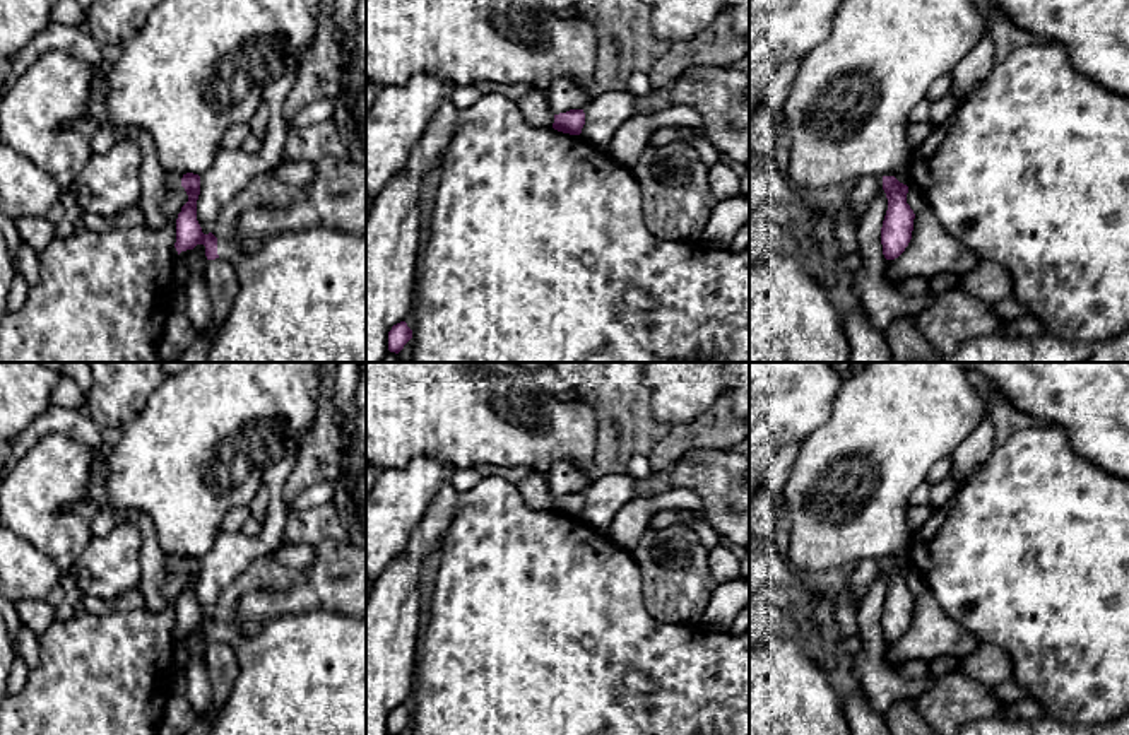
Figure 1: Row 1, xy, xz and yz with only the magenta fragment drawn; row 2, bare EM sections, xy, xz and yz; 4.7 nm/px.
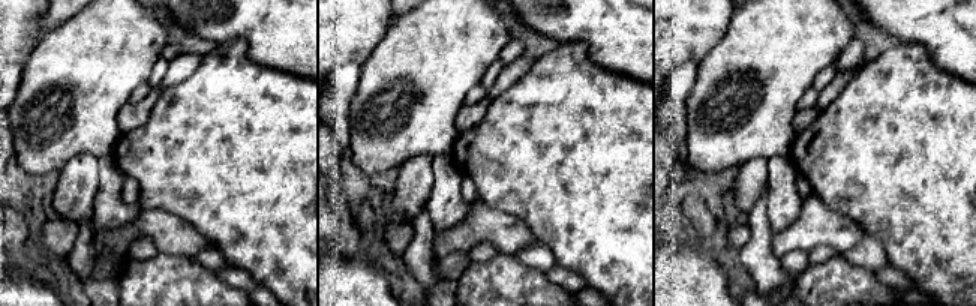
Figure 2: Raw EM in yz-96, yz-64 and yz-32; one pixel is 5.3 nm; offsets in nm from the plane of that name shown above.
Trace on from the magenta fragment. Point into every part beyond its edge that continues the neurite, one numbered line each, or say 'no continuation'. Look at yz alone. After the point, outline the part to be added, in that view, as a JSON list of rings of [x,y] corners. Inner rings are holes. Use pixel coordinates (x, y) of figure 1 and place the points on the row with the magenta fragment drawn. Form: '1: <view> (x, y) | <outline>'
no continuation

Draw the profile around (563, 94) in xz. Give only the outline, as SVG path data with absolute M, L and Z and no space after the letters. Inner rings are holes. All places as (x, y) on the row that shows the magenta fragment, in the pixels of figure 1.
M556 79L551 87L544 91L544 97L554 115L583 109L588 104L585 91L568 79Z

